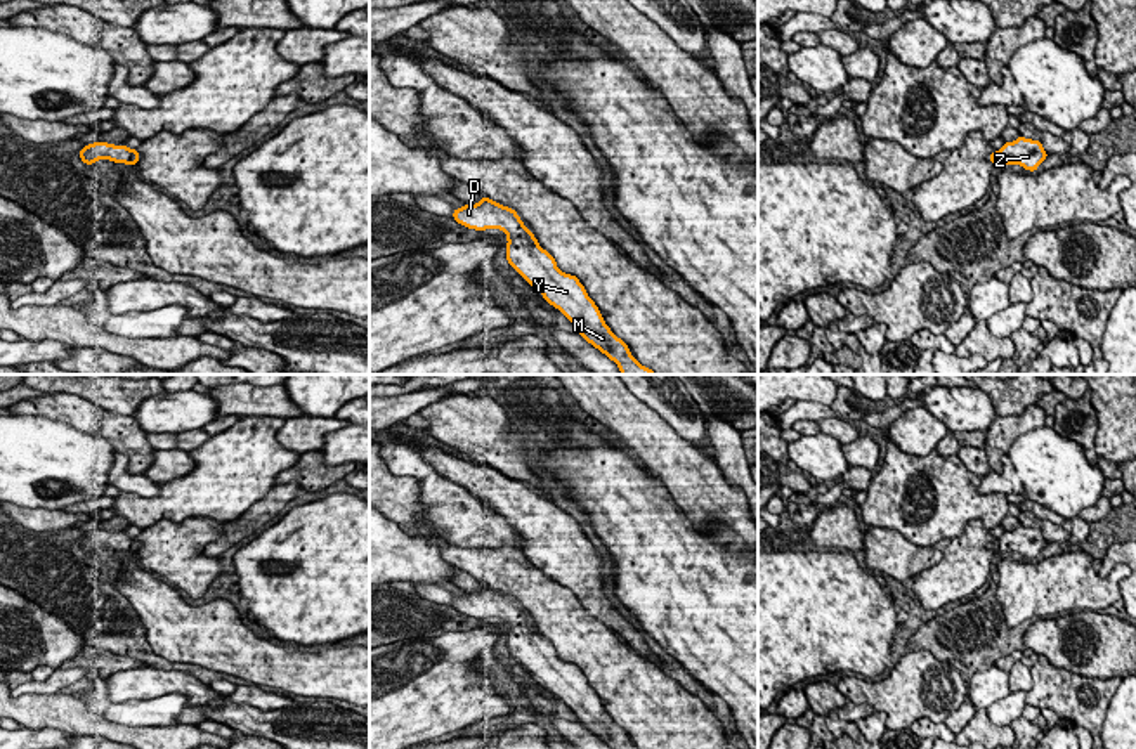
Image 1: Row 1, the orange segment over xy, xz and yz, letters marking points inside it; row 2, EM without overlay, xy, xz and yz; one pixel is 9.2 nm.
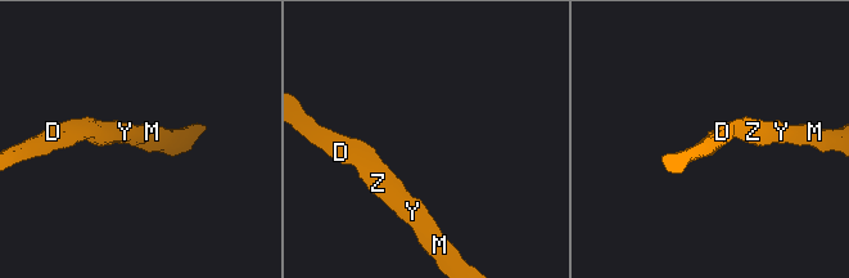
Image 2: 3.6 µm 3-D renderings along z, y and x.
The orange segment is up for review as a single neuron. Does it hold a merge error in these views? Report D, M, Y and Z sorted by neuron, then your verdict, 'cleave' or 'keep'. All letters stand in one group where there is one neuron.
D M Y Z; keep

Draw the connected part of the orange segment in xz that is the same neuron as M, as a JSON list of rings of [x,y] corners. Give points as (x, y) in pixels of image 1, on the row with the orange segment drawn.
[[[487,196],[475,205],[456,208],[453,218],[475,231],[499,229],[506,232],[506,260],[545,302],[558,309],[588,343],[614,361],[623,374],[656,374],[642,366],[628,345],[605,324],[598,307],[576,276],[560,272],[555,258],[539,246],[515,210]]]

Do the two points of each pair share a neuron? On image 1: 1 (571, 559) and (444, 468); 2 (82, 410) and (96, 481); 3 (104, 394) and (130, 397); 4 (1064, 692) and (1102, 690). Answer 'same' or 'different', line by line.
1: same
2: different
3: same
4: same

